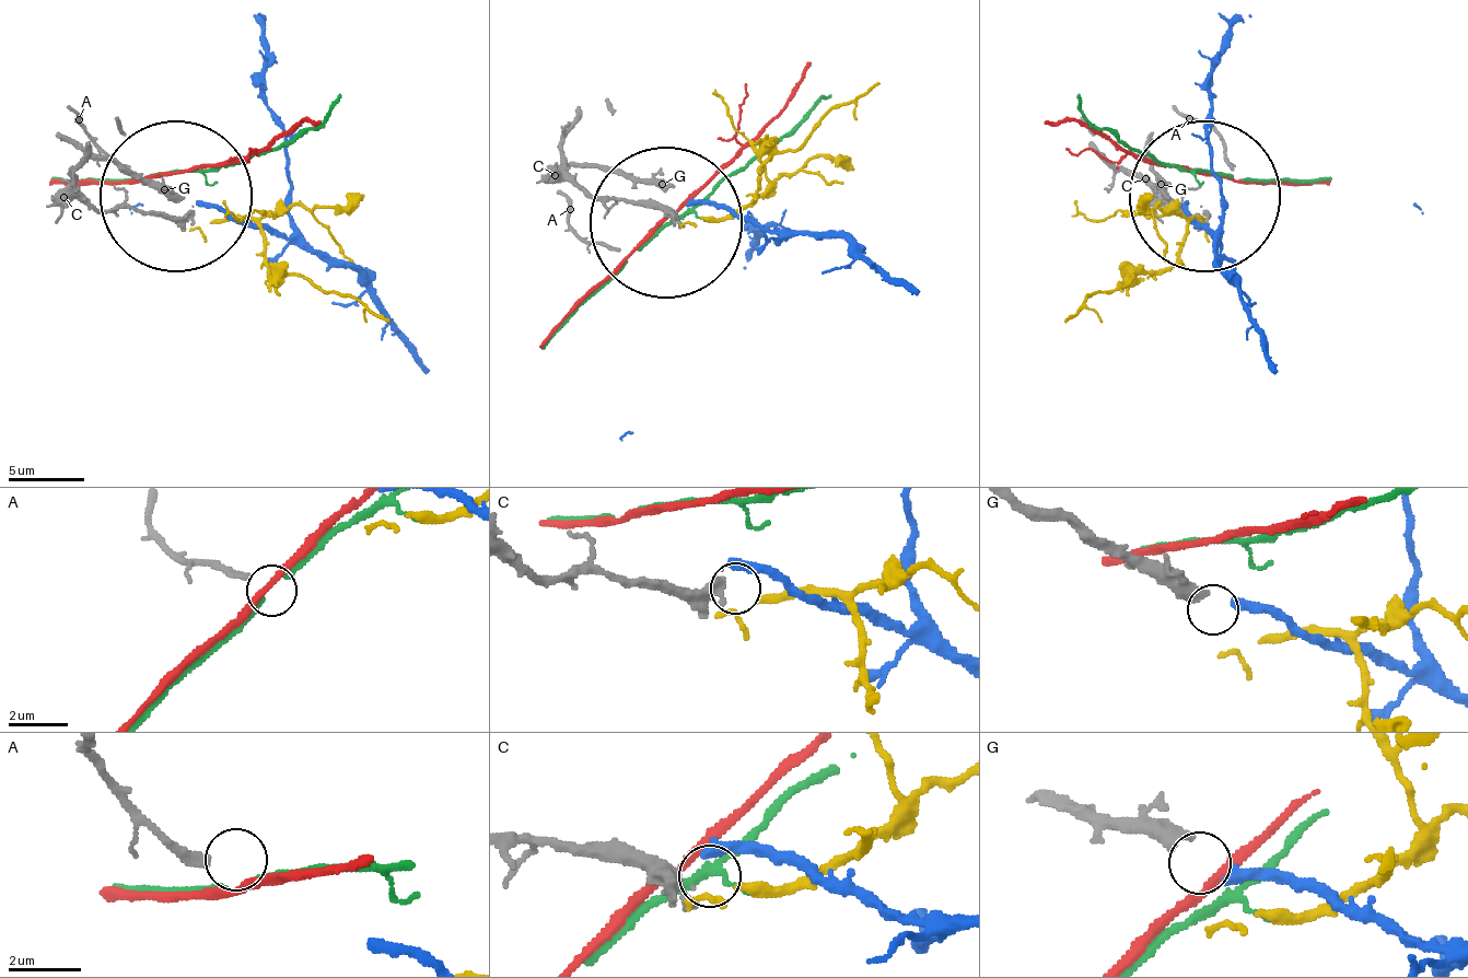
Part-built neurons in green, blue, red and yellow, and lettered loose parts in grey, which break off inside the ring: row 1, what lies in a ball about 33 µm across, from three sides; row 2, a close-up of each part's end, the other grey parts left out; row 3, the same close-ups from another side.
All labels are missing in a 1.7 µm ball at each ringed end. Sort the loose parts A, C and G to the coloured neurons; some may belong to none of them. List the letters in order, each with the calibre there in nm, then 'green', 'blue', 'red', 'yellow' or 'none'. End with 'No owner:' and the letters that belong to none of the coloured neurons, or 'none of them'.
A: calibre 240 nm; none
C: calibre 400 nm; yellow
G: calibre 340 nm; blue
No owner: A

